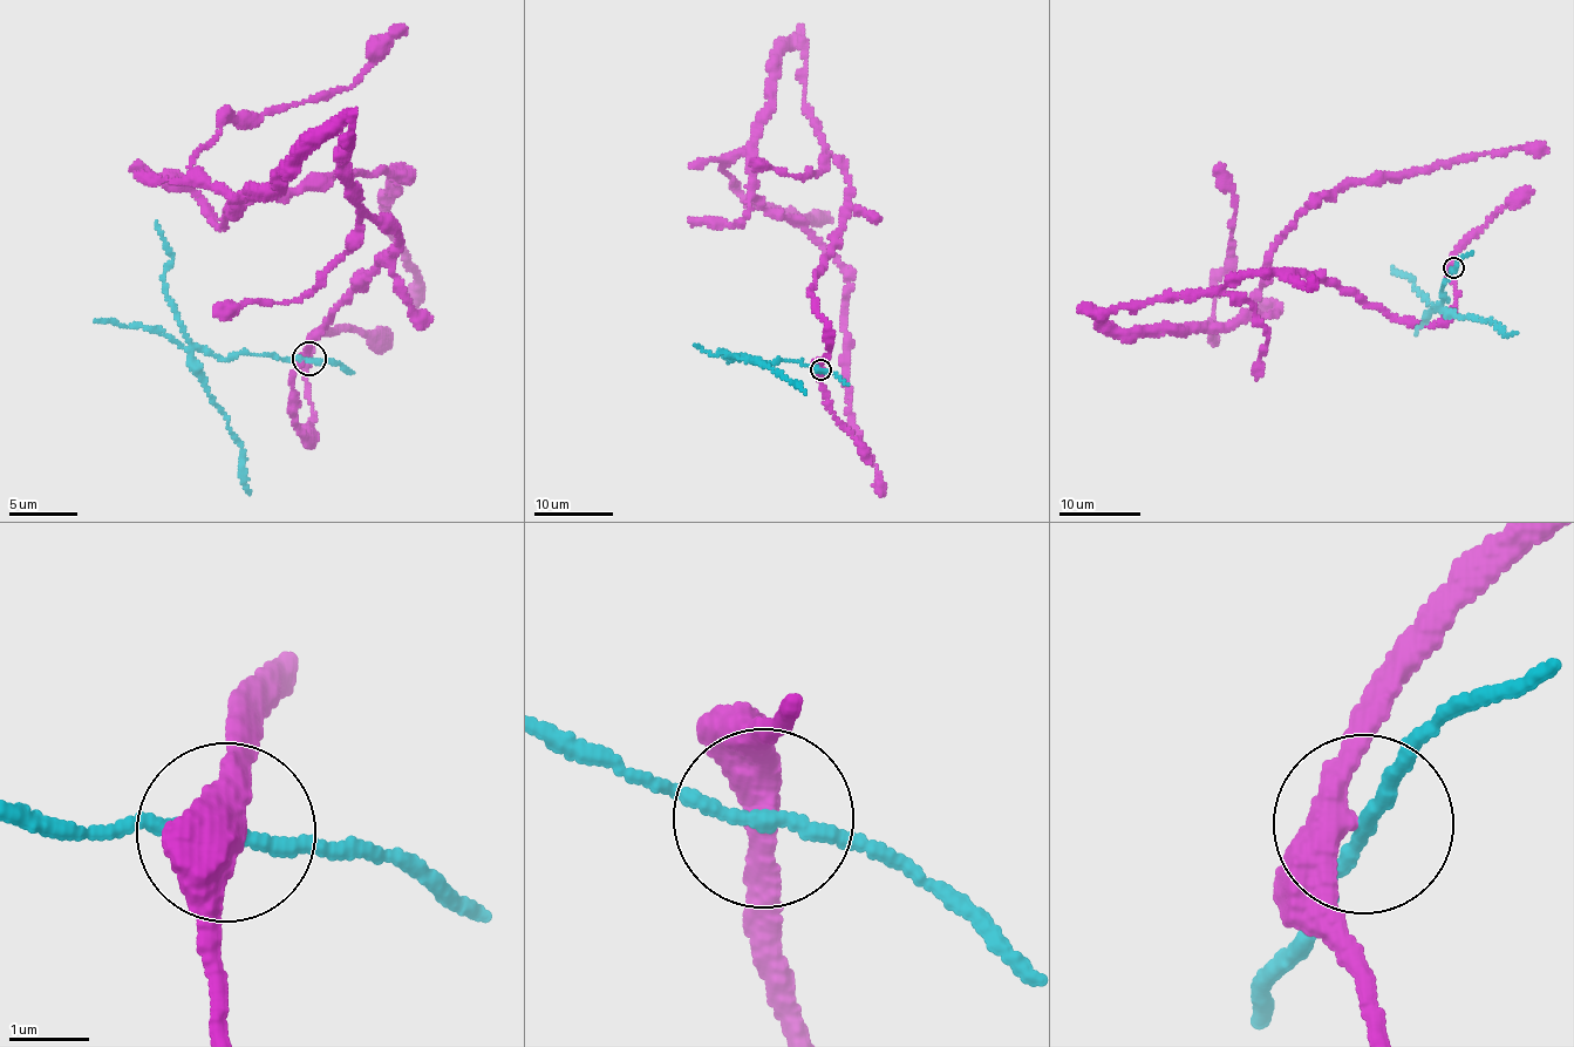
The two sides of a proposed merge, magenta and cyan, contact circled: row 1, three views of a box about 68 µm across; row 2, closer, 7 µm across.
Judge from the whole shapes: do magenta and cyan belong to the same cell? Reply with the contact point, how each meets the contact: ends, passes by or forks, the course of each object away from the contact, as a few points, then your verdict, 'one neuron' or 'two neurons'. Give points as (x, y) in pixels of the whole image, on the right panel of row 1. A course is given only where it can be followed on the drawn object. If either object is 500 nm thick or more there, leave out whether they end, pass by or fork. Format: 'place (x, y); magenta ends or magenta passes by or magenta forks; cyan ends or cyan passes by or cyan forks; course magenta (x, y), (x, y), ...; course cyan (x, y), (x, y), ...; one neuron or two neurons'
place (1453, 267); magenta passes by; cyan passes by; course magenta (1452, 266), (1437, 324), (1287, 271), (1101, 317), (1228, 330), (1322, 196), (1547, 150); course cyan (1455, 266), (1445, 283), (1442, 294), (1446, 298), (1442, 307), (1515, 334); two neurons

